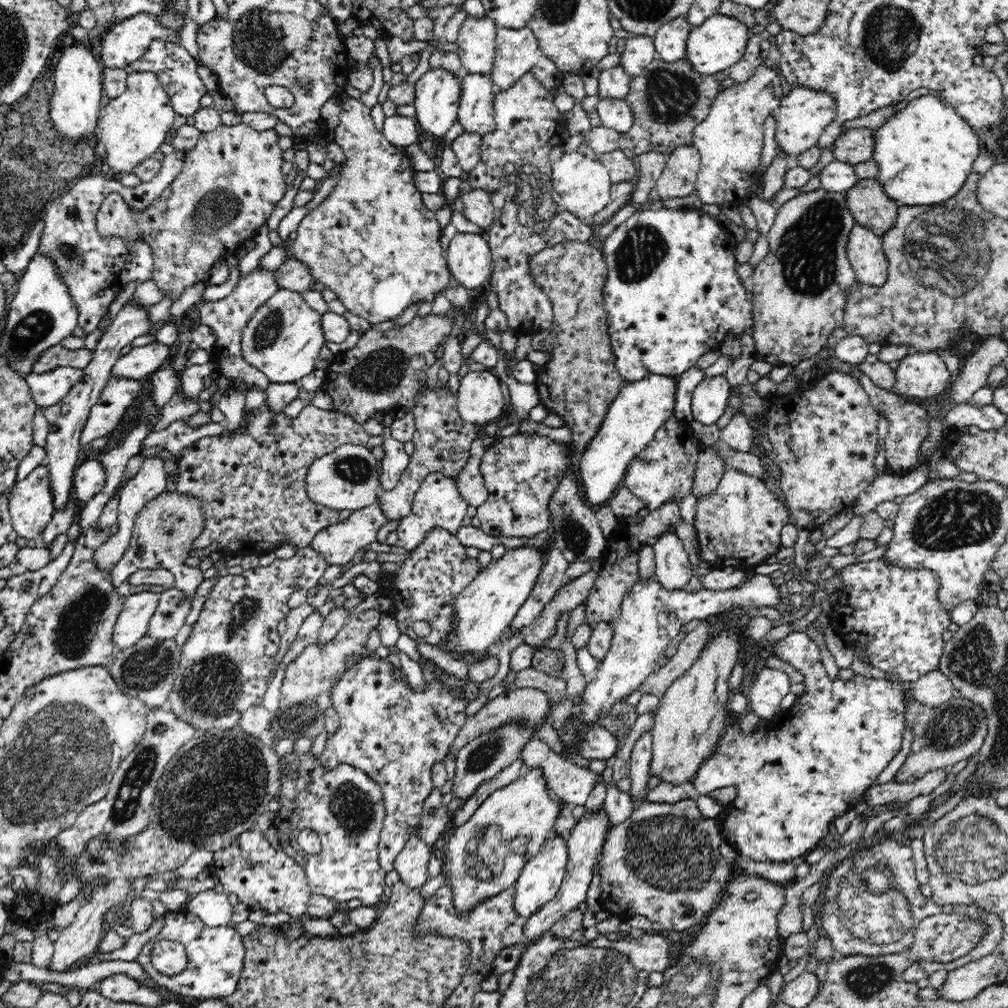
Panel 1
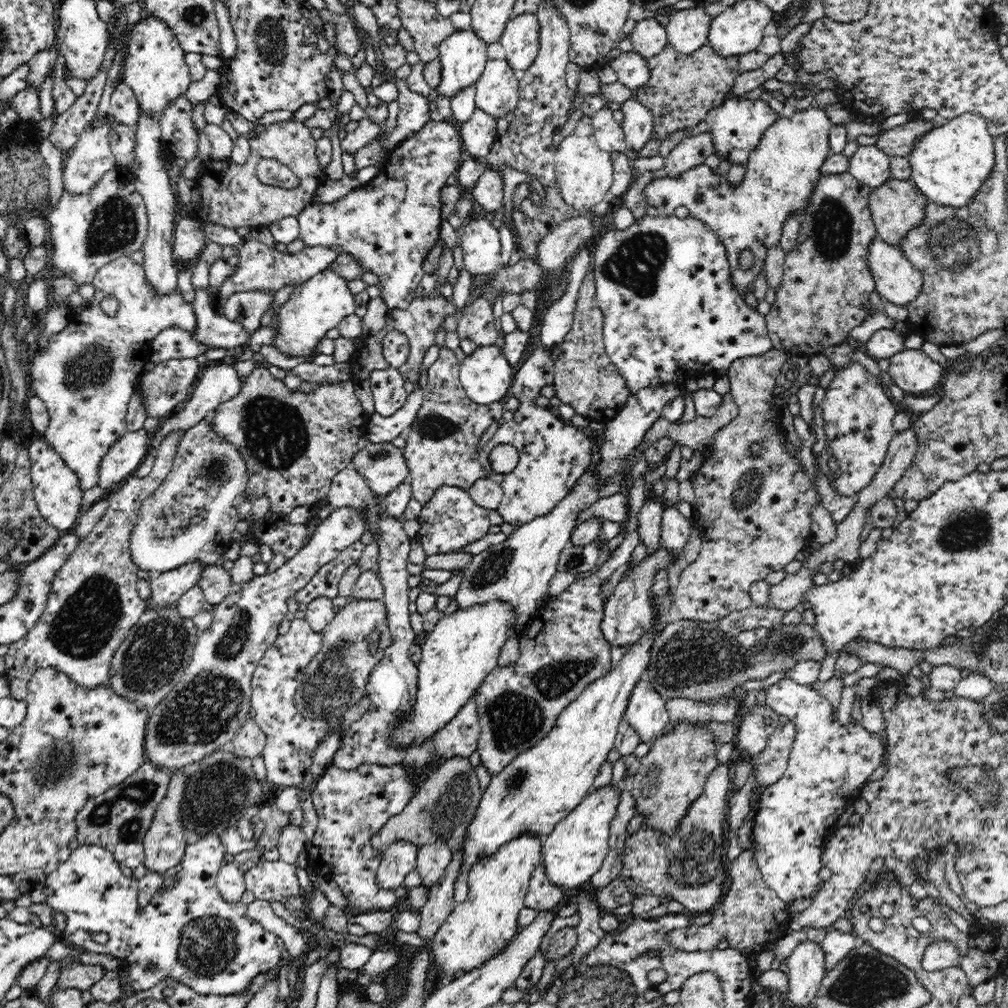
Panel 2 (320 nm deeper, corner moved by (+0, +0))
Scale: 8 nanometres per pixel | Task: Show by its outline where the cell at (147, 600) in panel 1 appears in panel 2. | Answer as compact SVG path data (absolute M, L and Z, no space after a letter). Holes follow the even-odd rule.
M194 560L172 568L168 572L159 573L151 576L149 580L152 588L152 597L147 606L168 606L168 604L177 604L178 598L192 586L197 585L203 570L208 567L201 560Z

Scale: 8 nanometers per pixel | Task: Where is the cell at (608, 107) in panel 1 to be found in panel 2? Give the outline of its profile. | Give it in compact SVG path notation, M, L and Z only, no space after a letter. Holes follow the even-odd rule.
M629 99L622 105L624 114L622 130L628 151L639 151L650 139L653 131L653 114L637 99Z

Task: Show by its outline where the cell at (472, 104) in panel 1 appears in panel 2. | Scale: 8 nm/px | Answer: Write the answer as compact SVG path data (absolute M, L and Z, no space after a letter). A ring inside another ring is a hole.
M489 60L480 78L474 84L476 89L476 106L501 121L507 119L519 101L519 80L516 79L513 71L514 68L511 68L507 60Z

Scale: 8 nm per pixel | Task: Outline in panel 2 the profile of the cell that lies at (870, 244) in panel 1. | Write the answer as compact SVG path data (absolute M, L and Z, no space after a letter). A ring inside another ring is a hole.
M878 237L872 241L867 254L867 262L875 280L875 291L882 298L886 298L896 306L906 306L919 297L924 284L922 273L908 260L900 246L888 244Z

